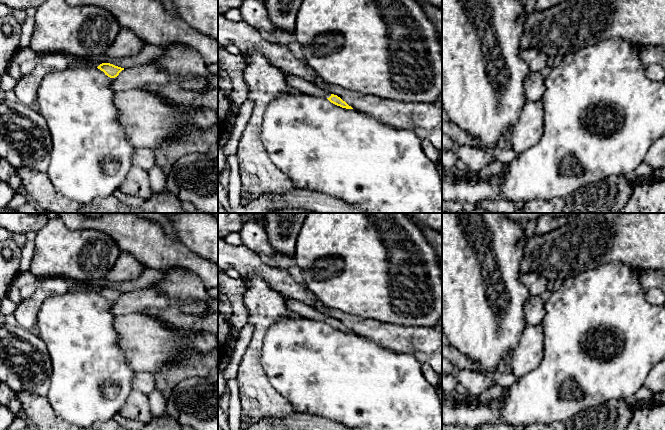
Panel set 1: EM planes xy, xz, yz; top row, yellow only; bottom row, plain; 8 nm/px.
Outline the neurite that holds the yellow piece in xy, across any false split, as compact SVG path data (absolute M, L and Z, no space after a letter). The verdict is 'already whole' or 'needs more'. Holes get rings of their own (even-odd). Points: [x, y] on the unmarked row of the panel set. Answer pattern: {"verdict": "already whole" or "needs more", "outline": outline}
{"verdict": "already whole", "outline": "M102 287L97 292L100 293L101 295L103 295L105 297L105 299L107 299L110 302L117 301L119 299L119 297L122 294L124 294L124 292L115 290L110 287Z"}

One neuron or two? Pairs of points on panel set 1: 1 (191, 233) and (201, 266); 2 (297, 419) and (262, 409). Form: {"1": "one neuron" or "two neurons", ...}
{"1": "two neurons", "2": "two neurons"}

